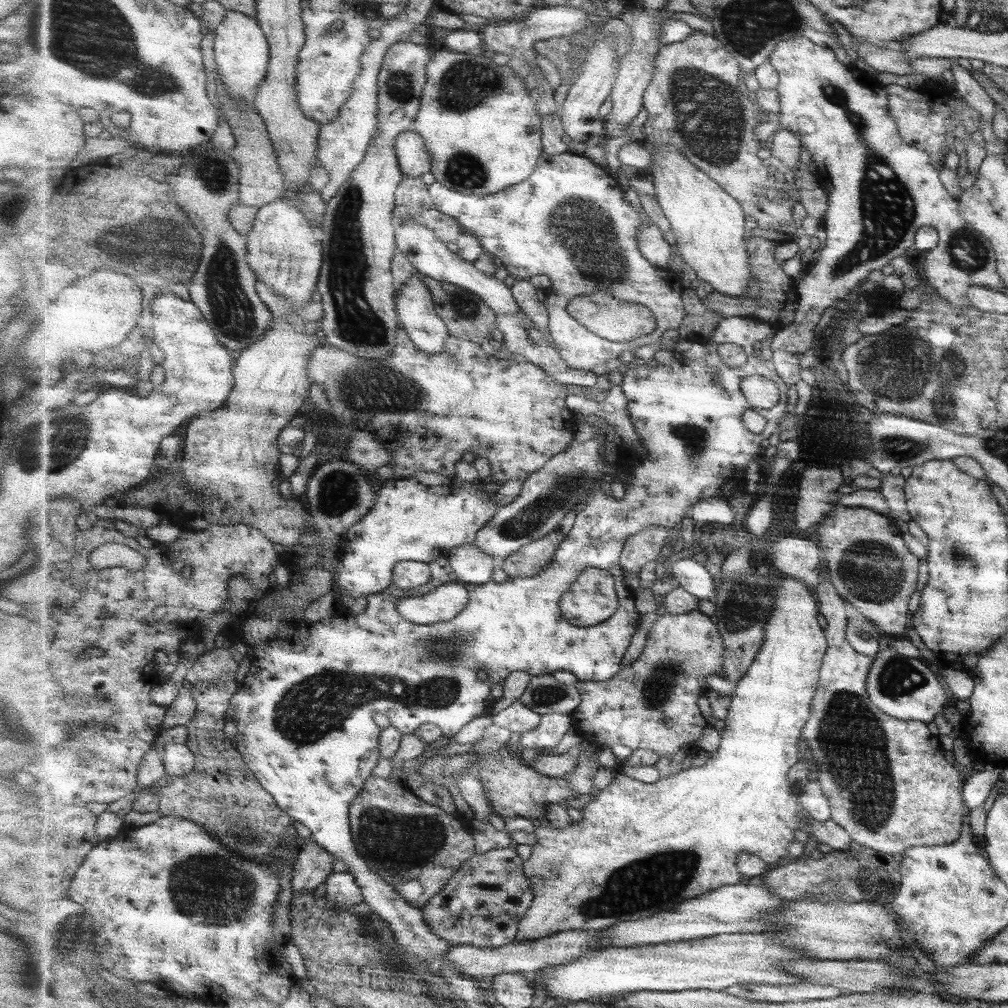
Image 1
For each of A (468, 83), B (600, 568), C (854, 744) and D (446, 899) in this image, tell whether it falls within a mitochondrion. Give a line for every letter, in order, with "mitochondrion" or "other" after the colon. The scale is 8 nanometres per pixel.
A: mitochondrion
B: other
C: mitochondrion
D: other

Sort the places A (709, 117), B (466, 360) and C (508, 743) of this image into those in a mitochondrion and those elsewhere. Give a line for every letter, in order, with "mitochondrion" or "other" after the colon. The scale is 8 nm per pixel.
A: mitochondrion
B: other
C: other

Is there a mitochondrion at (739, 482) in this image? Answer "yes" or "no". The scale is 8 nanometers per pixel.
no

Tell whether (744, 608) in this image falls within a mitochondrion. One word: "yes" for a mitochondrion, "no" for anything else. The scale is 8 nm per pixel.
yes

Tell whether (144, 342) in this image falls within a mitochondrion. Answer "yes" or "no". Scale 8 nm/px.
no

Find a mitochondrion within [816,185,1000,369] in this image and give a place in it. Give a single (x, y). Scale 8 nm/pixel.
(967, 252)

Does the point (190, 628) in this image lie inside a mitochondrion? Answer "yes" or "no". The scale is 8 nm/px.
no

